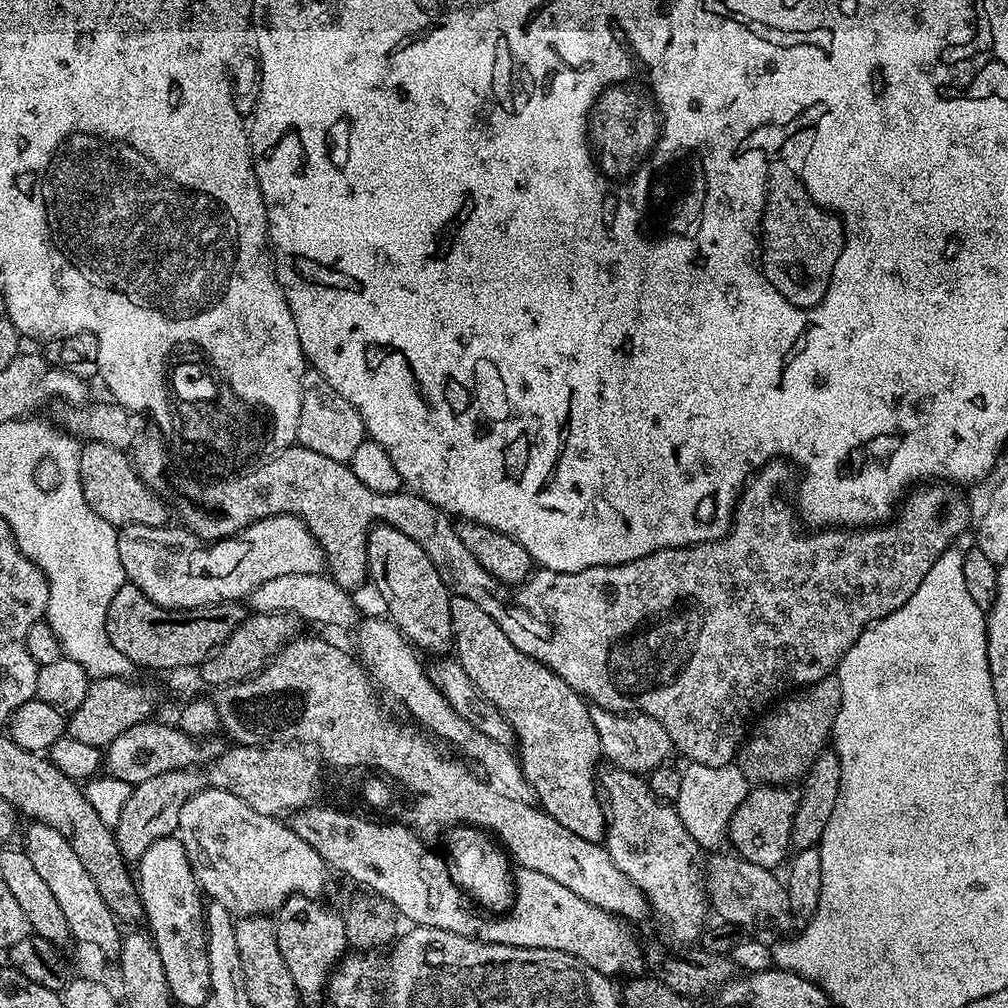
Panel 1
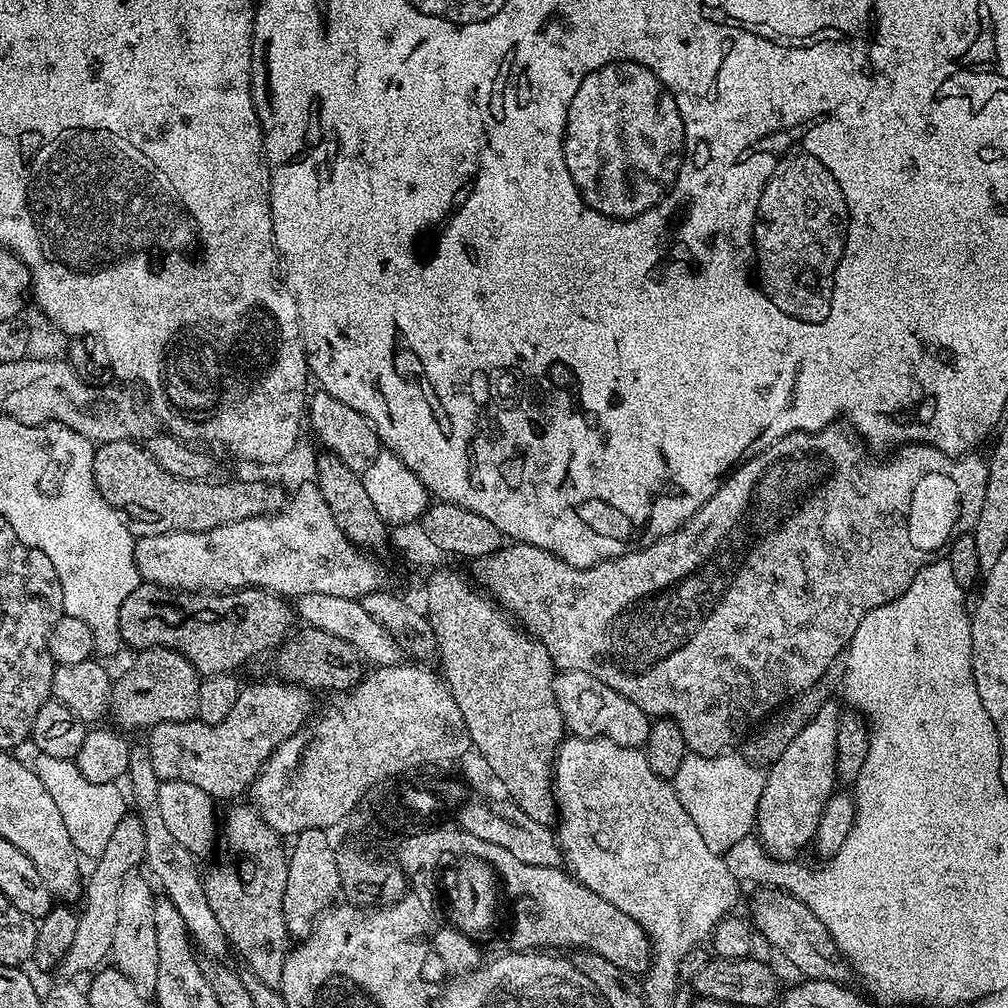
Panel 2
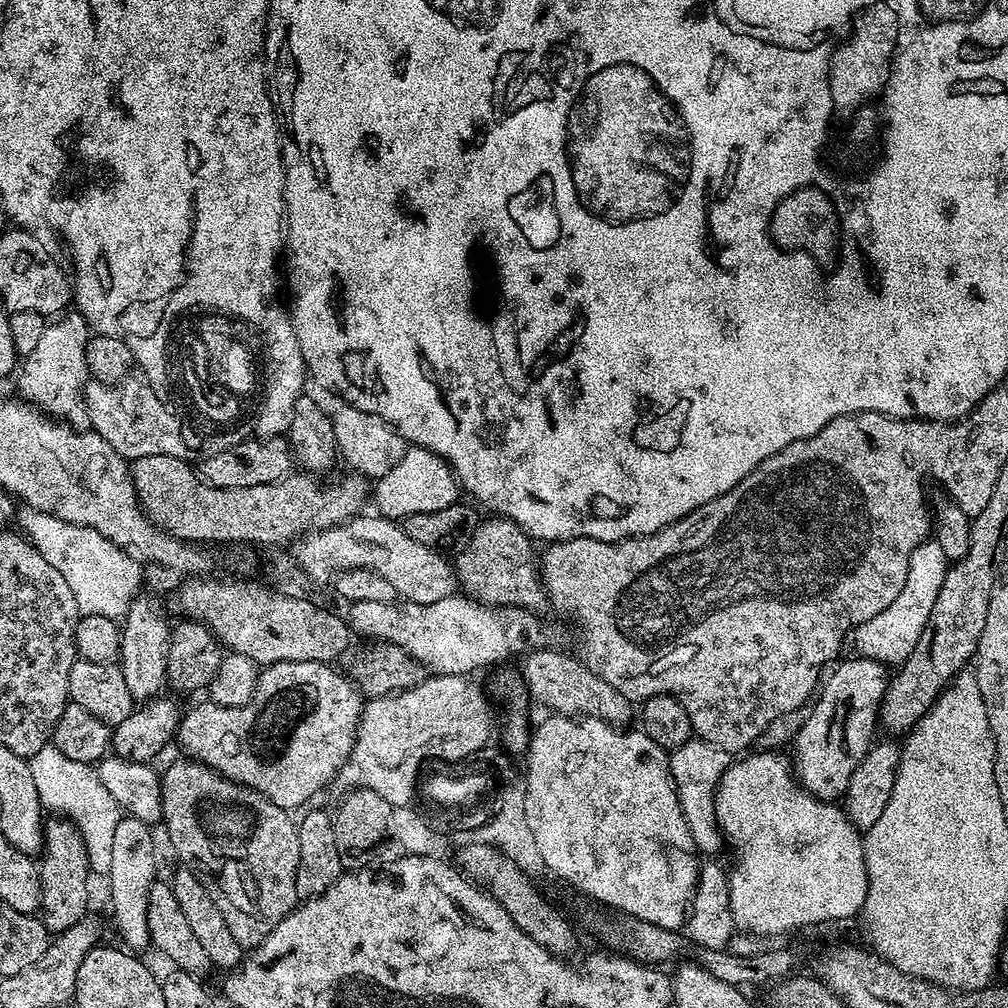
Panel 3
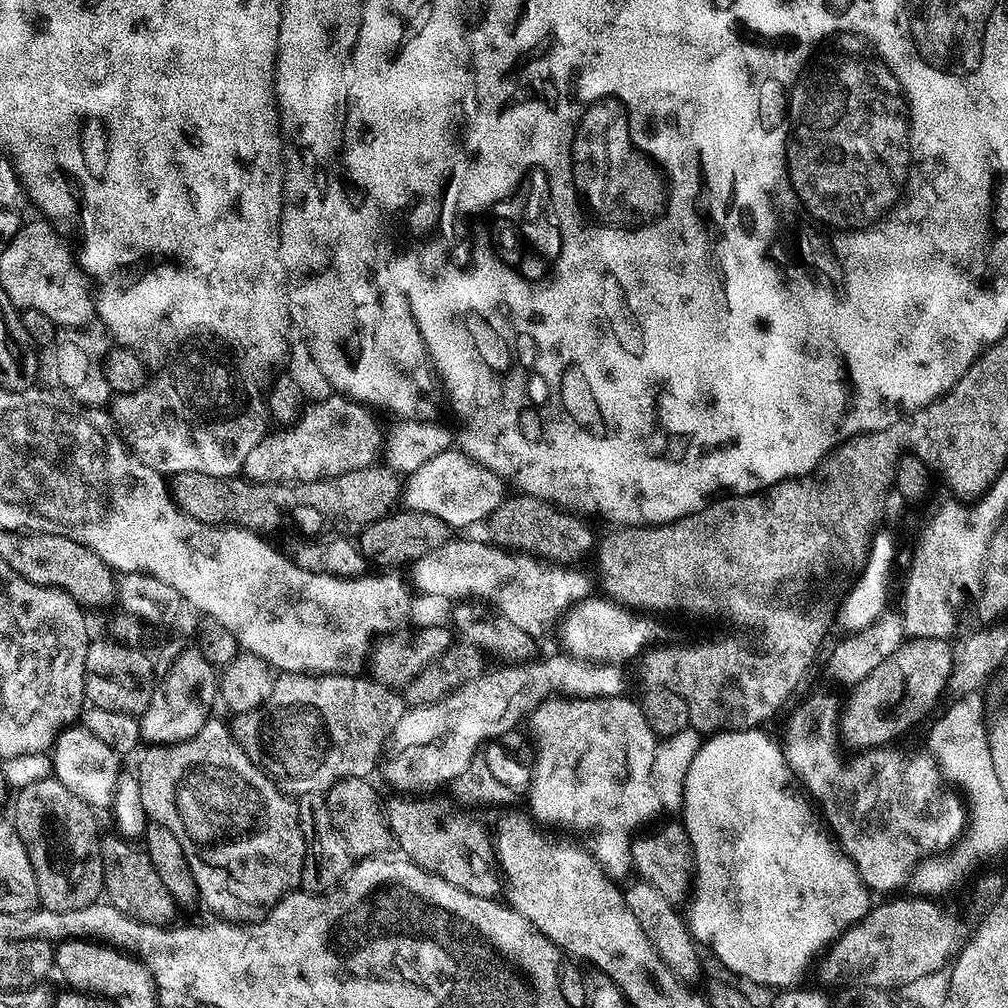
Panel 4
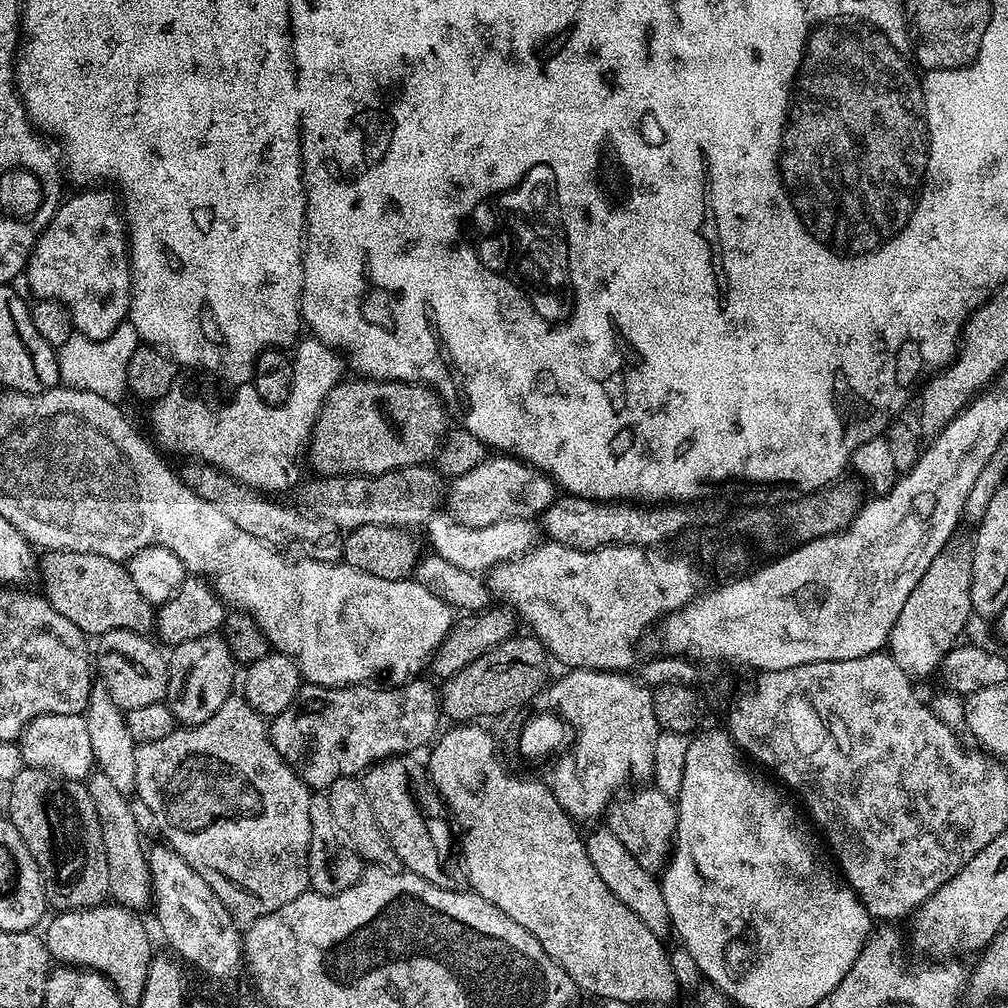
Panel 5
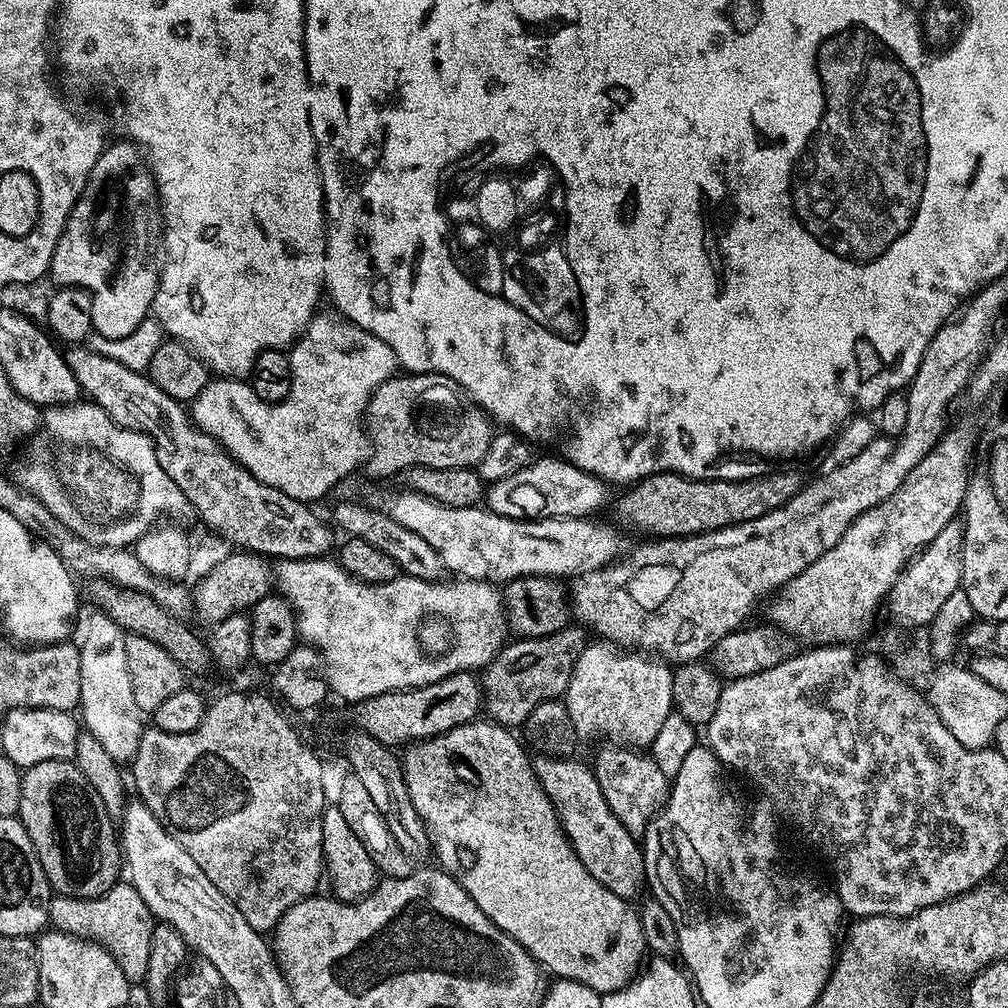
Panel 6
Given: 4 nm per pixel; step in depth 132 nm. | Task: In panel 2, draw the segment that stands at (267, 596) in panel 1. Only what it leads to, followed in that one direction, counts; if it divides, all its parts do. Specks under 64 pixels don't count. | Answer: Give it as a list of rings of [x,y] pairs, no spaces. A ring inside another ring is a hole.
[[[306,594],[299,597],[294,604],[295,613],[304,619],[303,623],[310,628],[326,630],[326,634],[334,634],[334,638],[342,638],[342,642],[350,642],[360,652],[365,661],[373,660],[376,666],[399,664],[402,660],[400,643],[393,638],[390,630],[382,626],[366,610],[362,610],[359,600],[338,598],[338,594]]]

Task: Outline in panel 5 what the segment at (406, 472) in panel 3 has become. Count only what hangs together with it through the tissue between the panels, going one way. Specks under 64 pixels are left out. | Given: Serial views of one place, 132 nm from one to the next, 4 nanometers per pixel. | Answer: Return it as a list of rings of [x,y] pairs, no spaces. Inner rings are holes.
[[[507,454],[485,458],[478,466],[455,477],[446,488],[446,512],[471,528],[503,520],[532,520],[557,499],[558,489],[549,476]],[[448,504],[448,508],[447,508]]]

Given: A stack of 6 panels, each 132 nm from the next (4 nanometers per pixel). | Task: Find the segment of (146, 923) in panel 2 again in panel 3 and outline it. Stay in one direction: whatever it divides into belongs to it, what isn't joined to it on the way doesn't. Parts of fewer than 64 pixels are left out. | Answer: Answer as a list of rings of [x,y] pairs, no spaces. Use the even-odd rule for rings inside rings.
[[[125,815],[114,826],[114,838],[112,839],[112,852],[110,870],[106,877],[108,892],[112,895],[112,920],[116,923],[116,932],[120,935],[119,943],[128,950],[140,950],[136,948],[148,948],[150,944],[150,926],[146,926],[146,902],[150,898],[150,886],[157,883],[156,876],[156,840],[152,837],[153,829],[143,824],[137,816]]]

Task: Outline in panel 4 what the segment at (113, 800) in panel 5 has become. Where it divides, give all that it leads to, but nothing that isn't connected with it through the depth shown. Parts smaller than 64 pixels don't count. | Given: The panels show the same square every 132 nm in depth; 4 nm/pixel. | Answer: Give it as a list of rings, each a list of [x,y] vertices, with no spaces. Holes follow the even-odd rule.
[[[119,834],[111,835],[105,835],[100,842],[107,903],[118,906],[118,910],[130,914],[130,918],[138,918],[147,924],[171,925],[178,913],[176,901],[166,890],[165,883],[158,878],[144,848],[135,846]]]

